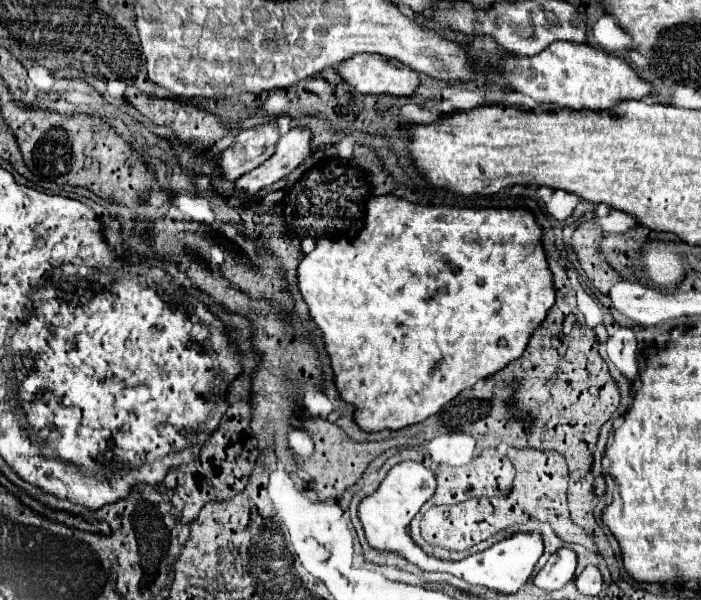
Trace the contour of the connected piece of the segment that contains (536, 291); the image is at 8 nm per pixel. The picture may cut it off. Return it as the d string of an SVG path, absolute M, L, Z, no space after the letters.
M380 195L372 197L366 203L364 227L356 235L356 239L318 239L318 245L312 253L304 255L298 267L298 287L304 301L310 307L310 317L324 333L326 349L332 359L332 369L336 373L336 387L340 397L346 403L356 407L356 423L364 431L382 431L382 429L402 429L414 423L428 419L438 413L448 401L452 401L460 391L472 387L476 381L494 375L504 369L512 361L520 359L528 339L546 319L548 309L554 305L554 281L552 271L548 269L546 251L542 245L542 227L536 223L534 213L524 207L491 208L491 217L487 217L489 209L469 209L459 213L460 207L416 205L402 197Z

